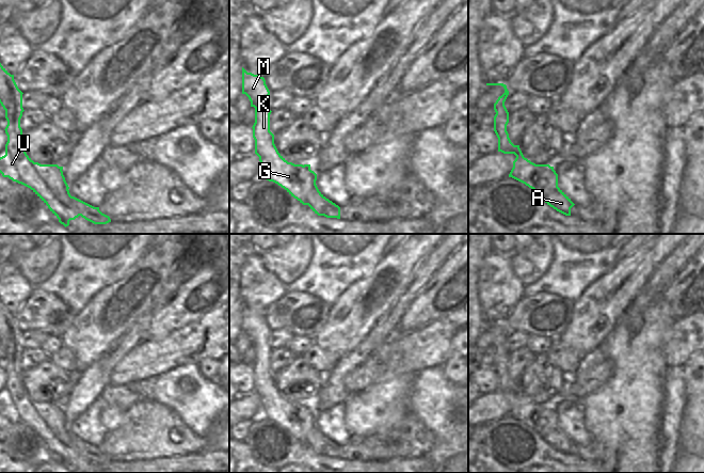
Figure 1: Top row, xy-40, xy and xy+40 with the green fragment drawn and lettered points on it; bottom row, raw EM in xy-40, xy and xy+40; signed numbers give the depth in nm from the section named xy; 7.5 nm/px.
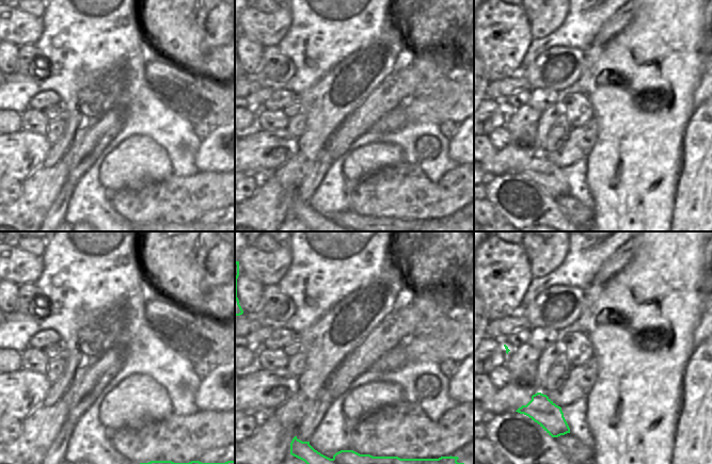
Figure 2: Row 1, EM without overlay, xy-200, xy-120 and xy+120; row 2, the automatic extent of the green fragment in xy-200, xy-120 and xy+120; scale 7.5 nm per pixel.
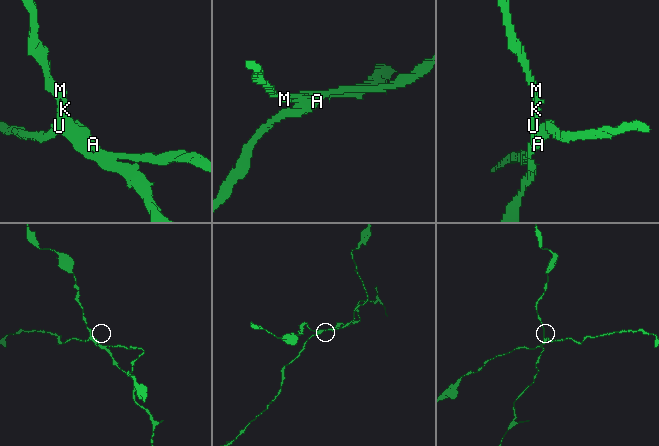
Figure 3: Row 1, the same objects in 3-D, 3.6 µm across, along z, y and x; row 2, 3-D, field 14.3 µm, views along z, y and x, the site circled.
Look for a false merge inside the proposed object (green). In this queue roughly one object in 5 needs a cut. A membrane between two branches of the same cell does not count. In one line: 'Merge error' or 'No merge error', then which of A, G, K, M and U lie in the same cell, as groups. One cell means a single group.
Merge error. Groups: A / G K M U

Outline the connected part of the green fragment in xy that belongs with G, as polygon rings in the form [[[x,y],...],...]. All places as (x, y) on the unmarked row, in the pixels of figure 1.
[[[242,306],[242,333],[249,336],[251,346],[255,347],[255,362],[252,367],[255,393],[261,403],[260,416],[277,423],[300,442],[307,444],[299,409],[303,404],[288,401],[274,383],[274,374],[270,370],[272,350],[268,345],[270,330],[265,317],[247,312]]]

